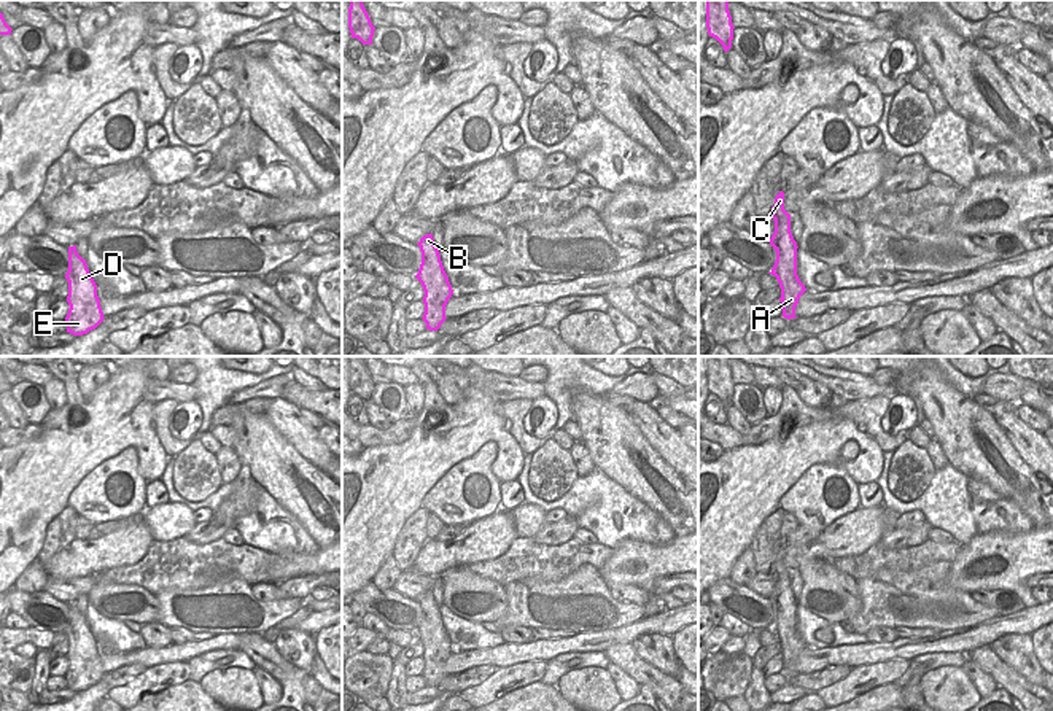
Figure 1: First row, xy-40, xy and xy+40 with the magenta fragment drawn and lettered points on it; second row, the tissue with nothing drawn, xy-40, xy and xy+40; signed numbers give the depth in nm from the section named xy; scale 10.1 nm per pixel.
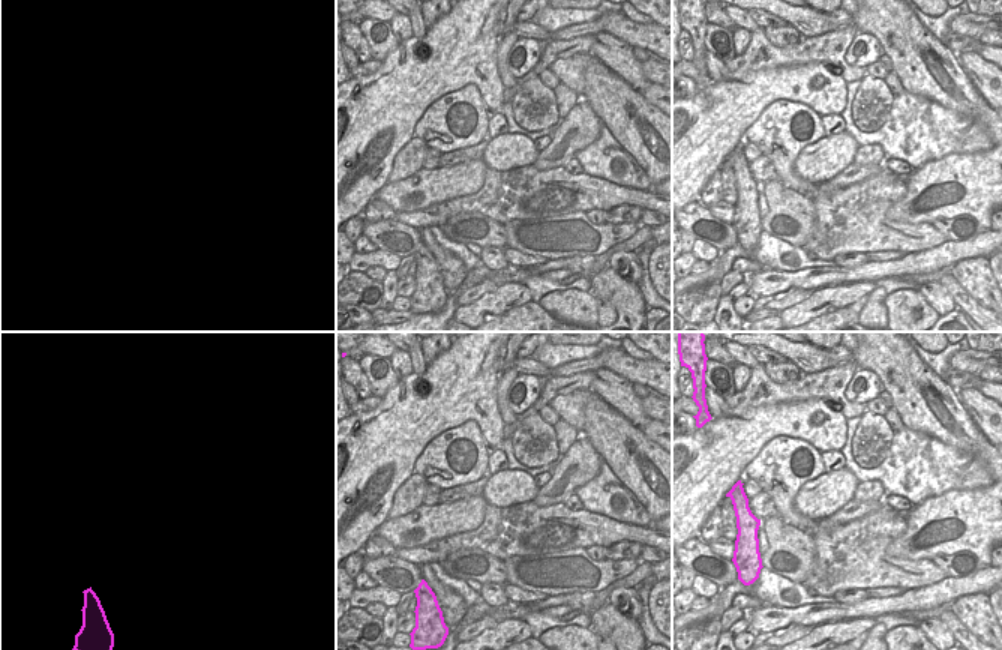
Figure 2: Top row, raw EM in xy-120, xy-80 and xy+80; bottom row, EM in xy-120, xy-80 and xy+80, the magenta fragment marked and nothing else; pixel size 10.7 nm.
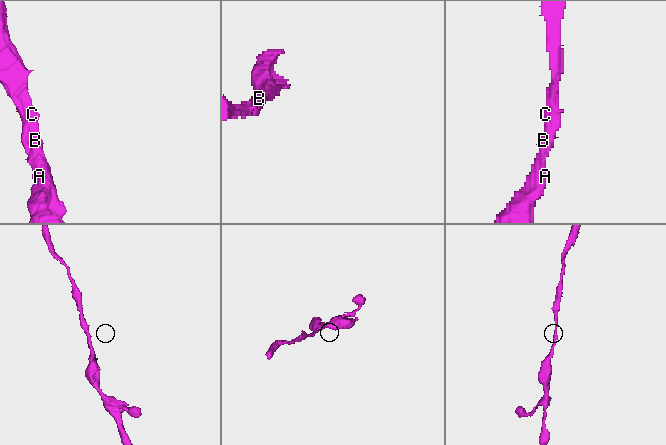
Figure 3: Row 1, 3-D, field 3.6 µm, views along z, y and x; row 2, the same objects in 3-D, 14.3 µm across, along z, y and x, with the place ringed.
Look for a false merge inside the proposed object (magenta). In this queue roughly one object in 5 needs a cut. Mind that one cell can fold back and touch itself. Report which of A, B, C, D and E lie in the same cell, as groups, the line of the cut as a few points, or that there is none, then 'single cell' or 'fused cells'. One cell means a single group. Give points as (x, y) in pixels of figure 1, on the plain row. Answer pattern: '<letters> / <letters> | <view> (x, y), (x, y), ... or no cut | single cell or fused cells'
A B C D E | no cut | single cell

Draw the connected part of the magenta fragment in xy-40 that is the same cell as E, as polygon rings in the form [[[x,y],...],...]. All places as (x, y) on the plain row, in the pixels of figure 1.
[[[76,601],[68,603],[68,627],[65,630],[68,638],[67,659],[70,662],[65,673],[67,689],[83,692],[95,686],[103,678],[100,655],[97,652],[97,641],[91,633],[86,616],[83,616]]]

